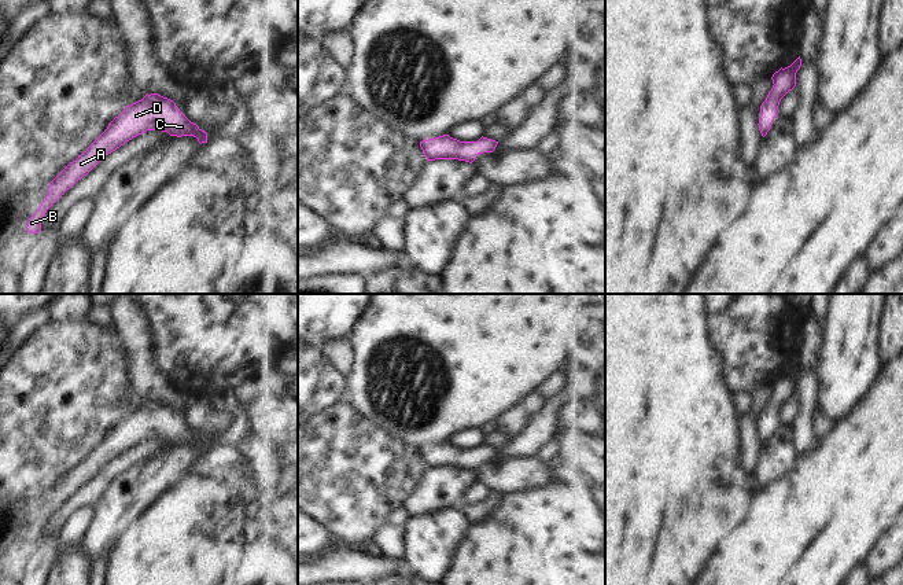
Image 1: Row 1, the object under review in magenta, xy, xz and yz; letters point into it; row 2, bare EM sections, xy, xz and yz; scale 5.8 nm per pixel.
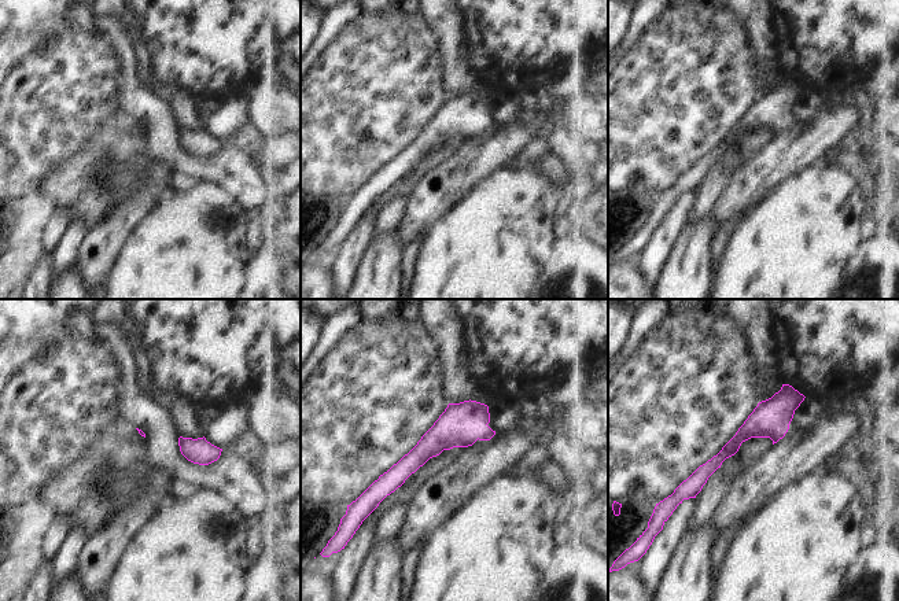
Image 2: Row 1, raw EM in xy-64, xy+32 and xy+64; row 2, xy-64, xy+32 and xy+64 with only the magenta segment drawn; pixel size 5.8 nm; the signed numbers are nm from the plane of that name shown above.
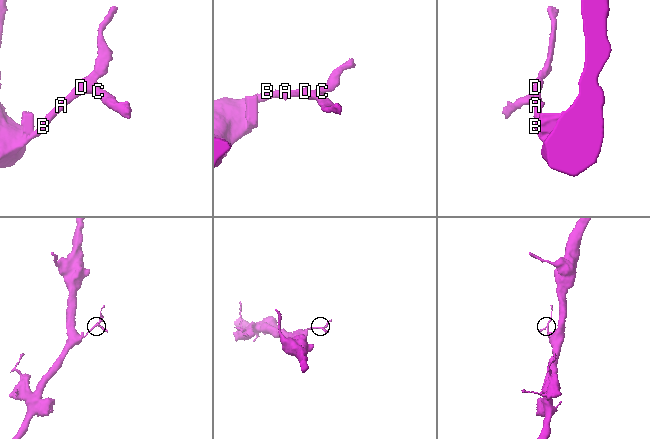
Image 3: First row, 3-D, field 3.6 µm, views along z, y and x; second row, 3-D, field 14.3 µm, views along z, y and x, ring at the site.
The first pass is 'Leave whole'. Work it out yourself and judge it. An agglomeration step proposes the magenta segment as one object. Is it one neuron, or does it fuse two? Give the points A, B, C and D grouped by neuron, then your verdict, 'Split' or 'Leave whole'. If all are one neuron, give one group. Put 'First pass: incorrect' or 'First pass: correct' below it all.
Groups: A B C D. Leave whole.
First pass: correct

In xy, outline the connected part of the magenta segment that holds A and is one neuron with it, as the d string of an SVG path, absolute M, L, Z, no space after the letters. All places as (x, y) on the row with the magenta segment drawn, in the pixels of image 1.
M147 93L141 100L126 106L107 129L49 183L45 200L27 220L27 232L38 233L47 210L102 158L147 130L162 130L177 137L194 136L200 144L207 143L207 133L180 113L173 100L158 93Z

